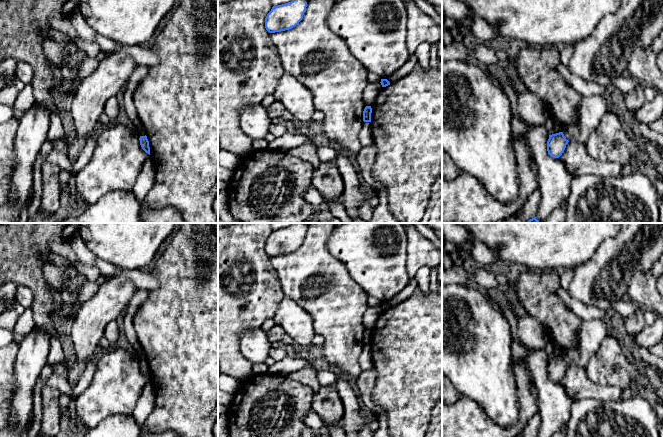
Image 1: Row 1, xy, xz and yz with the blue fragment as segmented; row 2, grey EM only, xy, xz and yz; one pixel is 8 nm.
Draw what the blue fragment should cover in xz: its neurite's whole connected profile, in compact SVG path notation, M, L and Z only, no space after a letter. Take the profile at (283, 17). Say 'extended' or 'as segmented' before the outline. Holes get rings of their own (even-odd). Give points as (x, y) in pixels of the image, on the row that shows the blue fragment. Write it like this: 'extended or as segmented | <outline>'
as segmented | M293 0L291 2L273 6L265 18L265 28L269 33L292 29L303 19L307 2Z

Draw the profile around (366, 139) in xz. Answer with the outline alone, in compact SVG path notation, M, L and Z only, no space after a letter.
M363 122L363 127L360 132L360 142L363 147L373 144L373 137L372 137L370 122Z

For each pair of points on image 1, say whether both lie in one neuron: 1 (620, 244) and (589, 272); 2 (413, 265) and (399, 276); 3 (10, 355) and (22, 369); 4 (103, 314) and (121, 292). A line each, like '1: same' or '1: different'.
1: same
2: different
3: different
4: same

